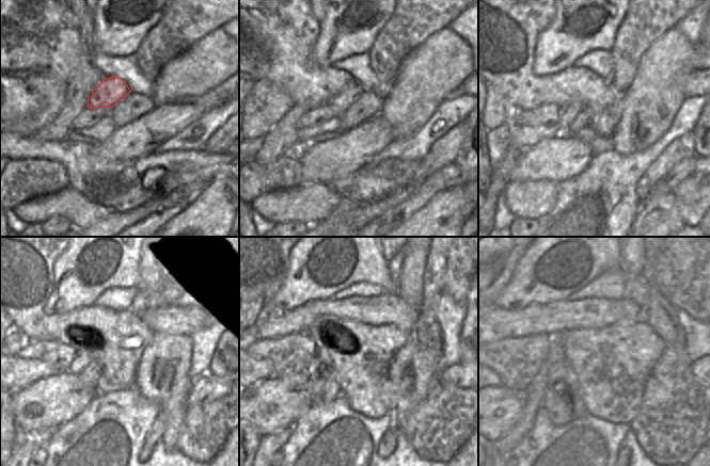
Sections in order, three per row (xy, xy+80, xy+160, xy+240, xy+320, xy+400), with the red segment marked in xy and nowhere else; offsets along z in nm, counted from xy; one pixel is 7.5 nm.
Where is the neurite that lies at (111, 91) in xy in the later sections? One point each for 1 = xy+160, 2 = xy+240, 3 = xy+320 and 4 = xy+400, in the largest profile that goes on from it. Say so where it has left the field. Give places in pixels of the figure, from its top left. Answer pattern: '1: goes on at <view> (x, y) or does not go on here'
1: goes on at xy+160 (604, 126)
2: goes on at xy+240 (120, 371)
3: goes on at xy+320 (362, 383)
4: goes on at xy+400 (600, 389)

